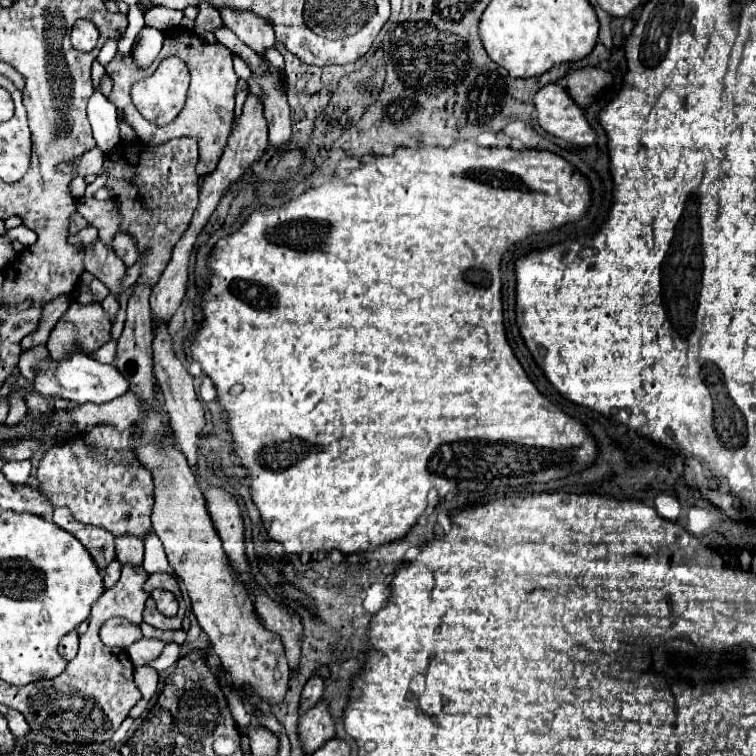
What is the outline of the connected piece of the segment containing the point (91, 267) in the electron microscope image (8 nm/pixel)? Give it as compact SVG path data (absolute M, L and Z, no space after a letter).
M100 238L84 248L84 268L98 280L102 280L116 298L120 298L126 268L122 260Z

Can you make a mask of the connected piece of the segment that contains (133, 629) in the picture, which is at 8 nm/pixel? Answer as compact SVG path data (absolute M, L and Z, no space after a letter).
M110 618L102 624L100 628L100 640L106 646L118 646L118 648L128 648L130 644L138 642L142 638L140 626L132 624L122 618Z

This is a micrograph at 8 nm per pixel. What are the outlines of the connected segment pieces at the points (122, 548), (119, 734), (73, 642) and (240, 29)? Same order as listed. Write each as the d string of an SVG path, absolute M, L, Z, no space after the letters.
M120 536L116 538L116 560L126 566L140 566L142 564L142 554L144 554L144 542L136 536Z
M127 717L124 722L120 725L118 730L111 737L111 741L114 744L123 743L128 736L128 732L134 722L134 719Z
M68 632L62 640L60 640L60 646L58 646L58 652L66 658L66 660L72 660L78 652L78 632Z
M222 8L220 16L224 26L228 26L254 52L264 52L266 48L274 46L276 38L272 26L252 10Z

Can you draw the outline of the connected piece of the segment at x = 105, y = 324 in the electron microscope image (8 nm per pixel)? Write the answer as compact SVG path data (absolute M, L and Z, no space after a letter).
M72 302L50 332L48 352L52 358L62 360L66 352L76 350L74 342L84 346L86 352L98 350L110 340L110 328L110 316L102 310L102 306L82 306Z

